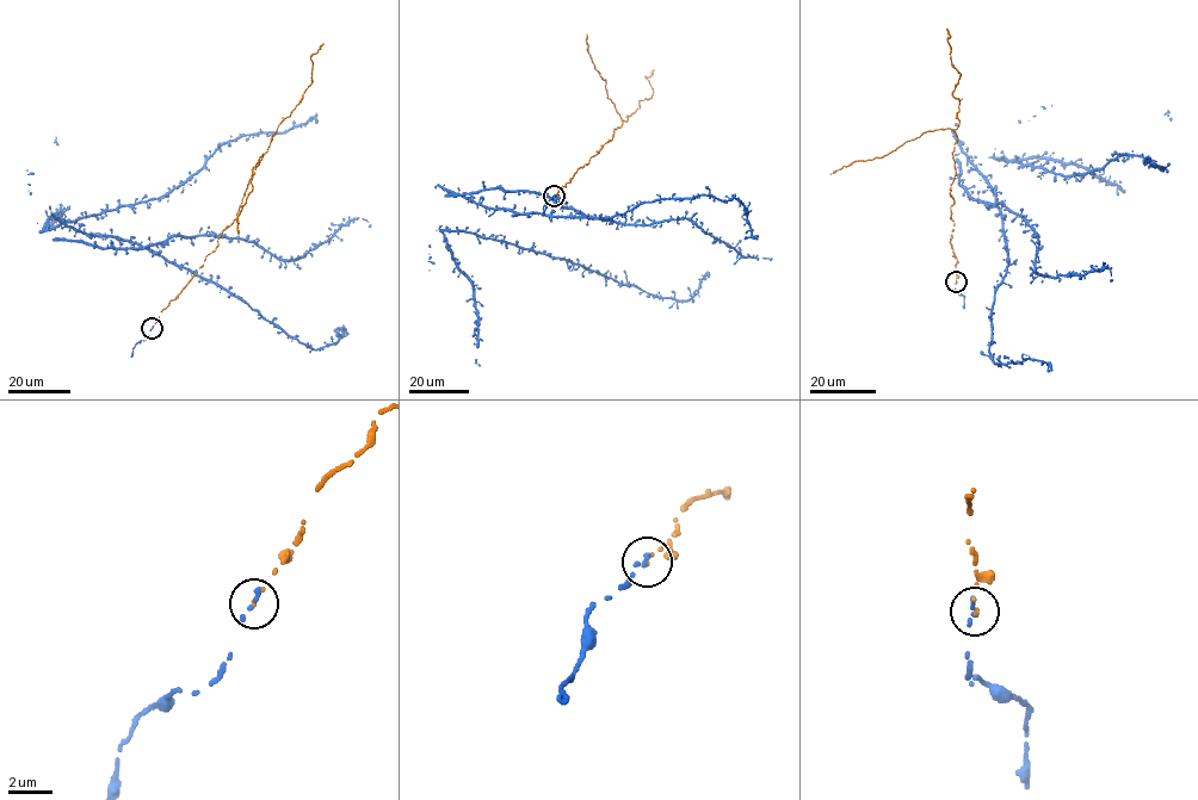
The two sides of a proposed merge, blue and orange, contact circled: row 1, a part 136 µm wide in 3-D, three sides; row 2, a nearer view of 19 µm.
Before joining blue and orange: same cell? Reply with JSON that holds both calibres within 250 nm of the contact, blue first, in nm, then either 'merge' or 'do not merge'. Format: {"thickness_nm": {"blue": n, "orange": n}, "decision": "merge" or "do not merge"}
{"thickness_nm": {"blue": 240, "orange": 140}, "decision": "merge"}

